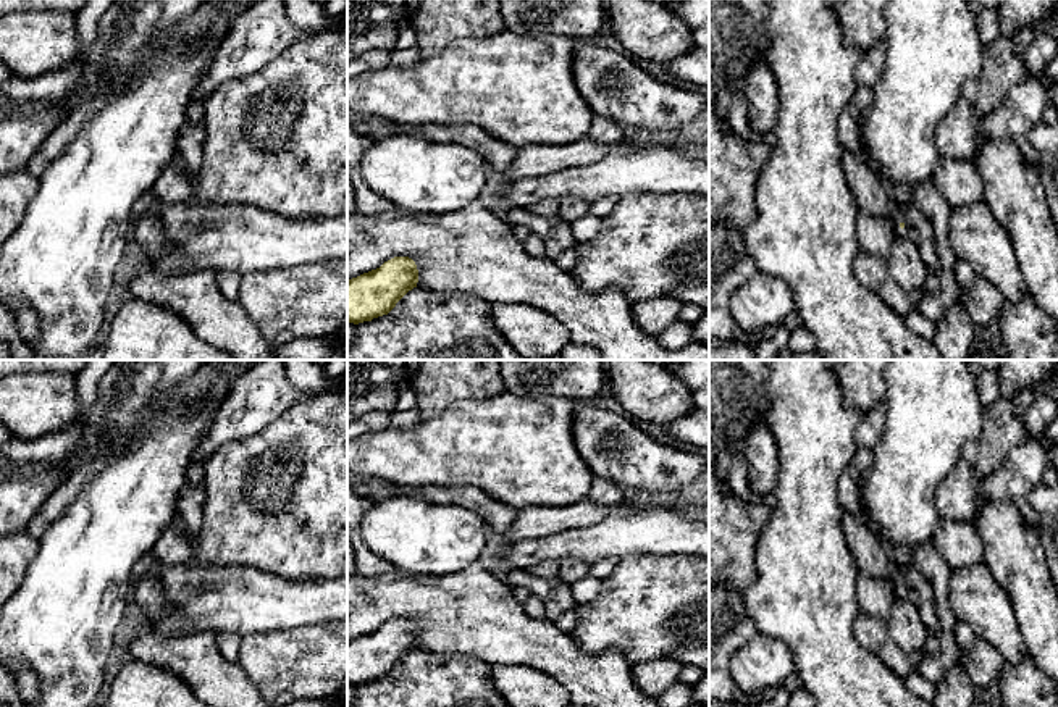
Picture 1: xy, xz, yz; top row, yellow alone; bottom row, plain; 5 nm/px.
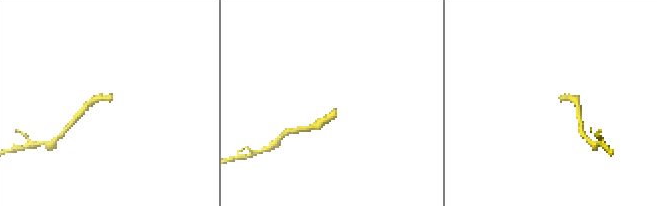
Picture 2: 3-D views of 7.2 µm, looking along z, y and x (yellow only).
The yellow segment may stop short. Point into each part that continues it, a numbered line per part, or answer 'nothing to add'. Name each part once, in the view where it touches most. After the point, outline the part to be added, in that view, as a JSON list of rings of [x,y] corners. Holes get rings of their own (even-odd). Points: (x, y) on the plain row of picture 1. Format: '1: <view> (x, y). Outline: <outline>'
1: yz (876, 596). Outline: [[[893,575],[885,578],[859,576],[856,599],[859,612],[866,615],[885,620],[900,594],[898,579]]]

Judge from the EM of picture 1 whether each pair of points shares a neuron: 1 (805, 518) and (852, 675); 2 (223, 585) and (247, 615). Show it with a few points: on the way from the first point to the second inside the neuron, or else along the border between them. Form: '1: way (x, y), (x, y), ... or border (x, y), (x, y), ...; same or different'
1: way (805, 557), (805, 596), (813, 609), (819, 636); same
2: way (230, 593), (244, 607); same

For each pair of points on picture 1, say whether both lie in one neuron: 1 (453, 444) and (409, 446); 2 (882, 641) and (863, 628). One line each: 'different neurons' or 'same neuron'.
1: same neuron
2: same neuron

